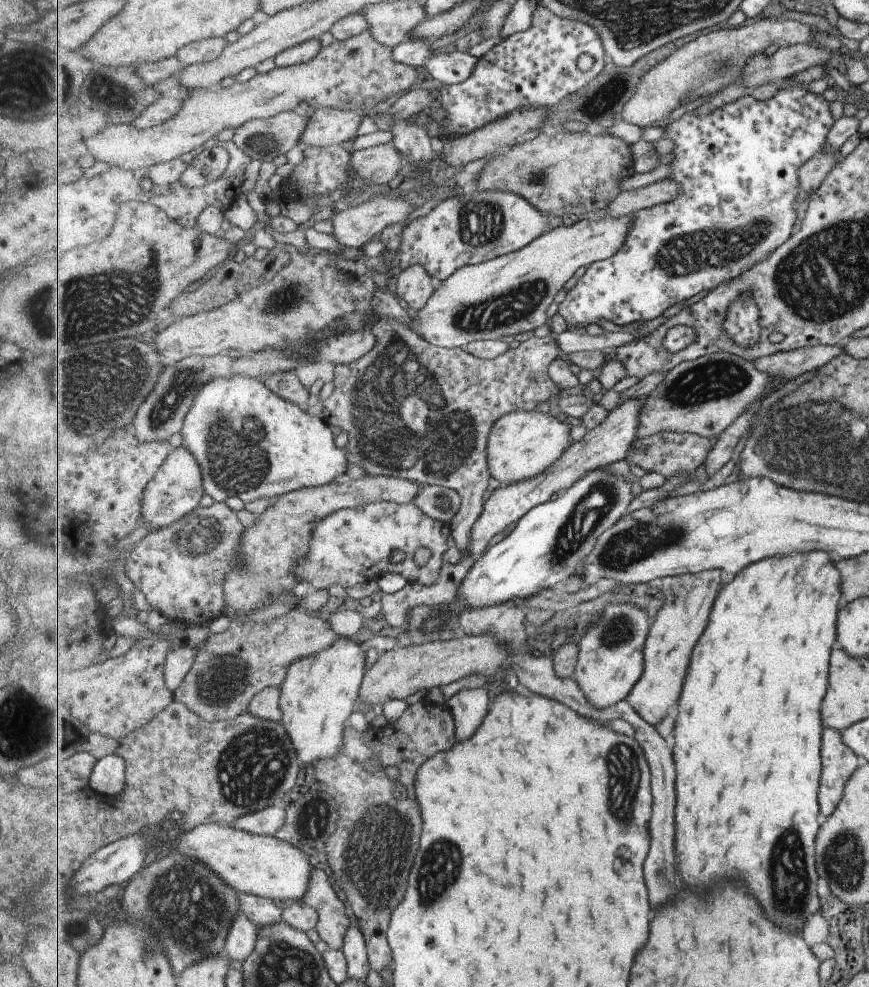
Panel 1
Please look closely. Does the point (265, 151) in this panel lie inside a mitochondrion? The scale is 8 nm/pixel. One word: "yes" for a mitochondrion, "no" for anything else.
no

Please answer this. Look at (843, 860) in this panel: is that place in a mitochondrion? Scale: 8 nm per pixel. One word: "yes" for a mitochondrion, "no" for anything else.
yes

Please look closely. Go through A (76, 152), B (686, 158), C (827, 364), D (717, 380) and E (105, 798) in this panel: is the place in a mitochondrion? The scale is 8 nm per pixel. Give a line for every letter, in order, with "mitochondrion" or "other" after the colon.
A: other
B: other
C: other
D: mitochondrion
E: other

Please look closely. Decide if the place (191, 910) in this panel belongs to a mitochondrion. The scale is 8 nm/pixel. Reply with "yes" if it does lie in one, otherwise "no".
yes

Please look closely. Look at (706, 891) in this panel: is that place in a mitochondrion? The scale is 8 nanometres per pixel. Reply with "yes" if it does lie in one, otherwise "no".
no

